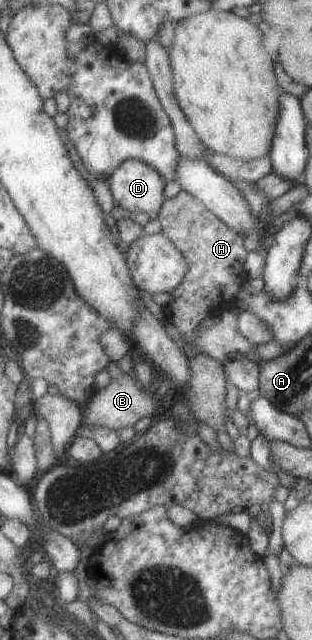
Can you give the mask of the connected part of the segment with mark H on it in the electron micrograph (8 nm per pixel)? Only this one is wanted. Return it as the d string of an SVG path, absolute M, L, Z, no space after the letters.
M180 190L177 195L163 200L157 218L160 231L183 254L187 271L181 283L170 295L169 317L172 325L181 333L193 332L202 319L219 313L219 309L231 307L232 297L248 284L243 268L245 255L243 238L213 215L199 200Z

